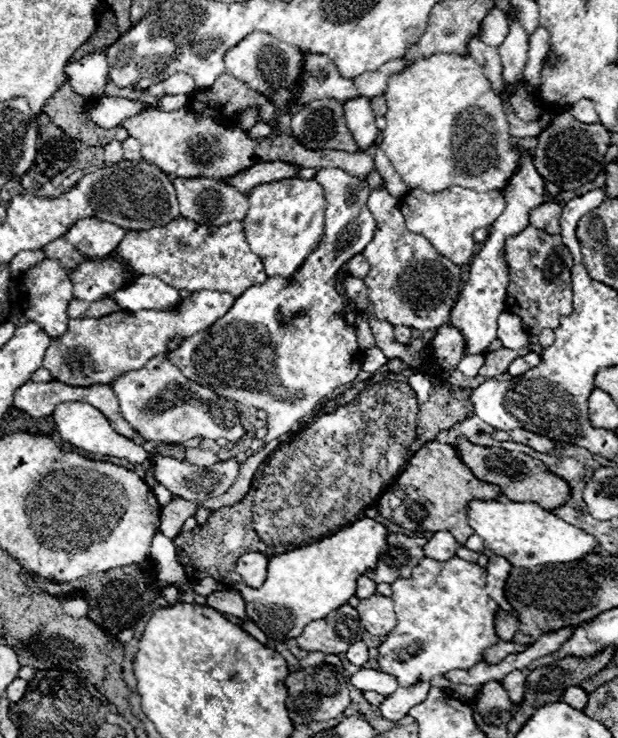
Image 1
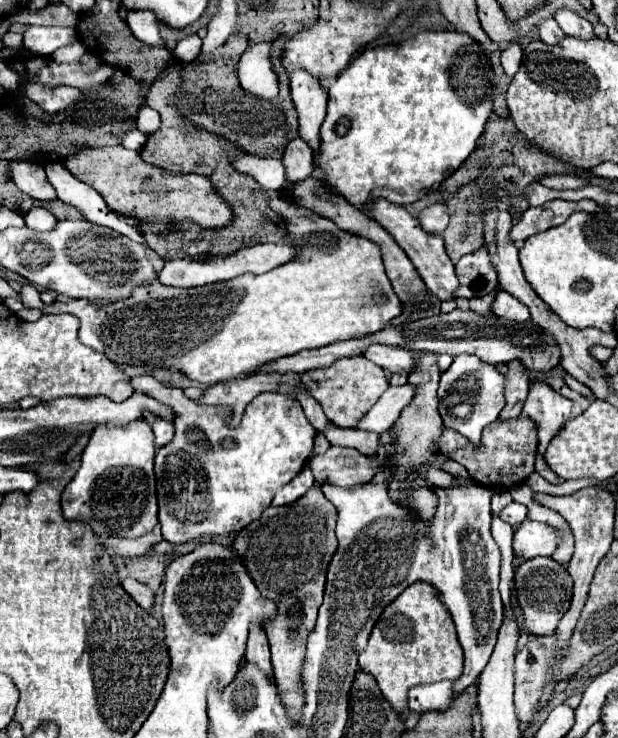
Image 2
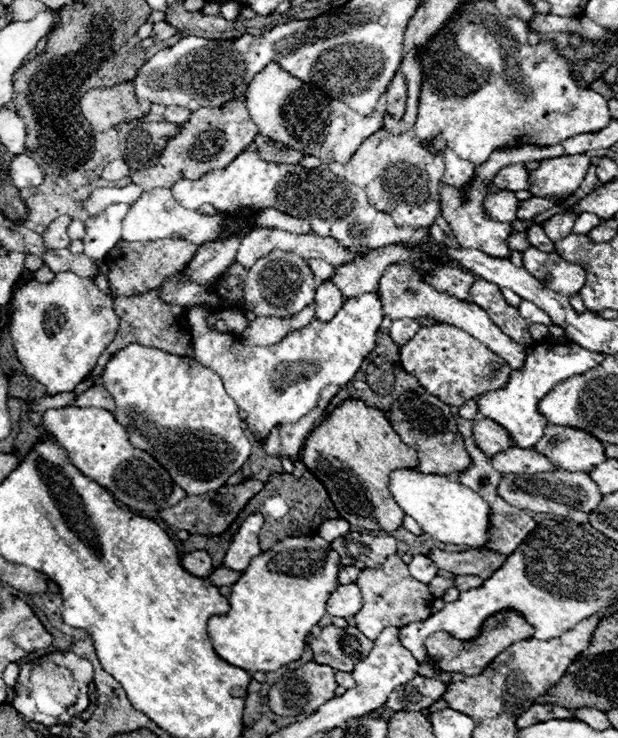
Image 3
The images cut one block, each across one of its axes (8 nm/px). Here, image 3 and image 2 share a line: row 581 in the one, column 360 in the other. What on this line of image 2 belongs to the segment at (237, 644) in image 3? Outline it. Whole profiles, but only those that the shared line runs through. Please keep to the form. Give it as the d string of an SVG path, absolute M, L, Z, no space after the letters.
M242 152L234 166L252 178L256 176L262 190L266 190L270 196L270 206L286 218L290 242L298 246L298 256L292 262L258 276L242 274L228 282L202 288L172 288L156 280L144 288L136 288L130 298L114 302L106 308L94 308L86 300L53 302L46 305L39 299L40 293L34 286L24 286L20 292L22 304L26 308L40 309L49 314L74 314L80 320L80 342L90 346L92 350L106 354L116 364L148 364L158 368L176 368L186 378L196 380L200 384L220 384L224 380L228 382L244 378L258 372L264 364L284 356L292 356L300 350L314 350L338 340L374 334L382 330L392 318L402 314L400 300L394 298L394 288L386 278L380 248L376 244L360 236L352 236L336 228L336 224L332 224L328 218L316 216L308 208L302 208L278 196L278 190L288 184L286 166L282 160L262 160L258 156Z

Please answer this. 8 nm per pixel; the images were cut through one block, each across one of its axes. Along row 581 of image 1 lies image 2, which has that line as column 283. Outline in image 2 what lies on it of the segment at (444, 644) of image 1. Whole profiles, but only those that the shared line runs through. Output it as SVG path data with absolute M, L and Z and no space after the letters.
M150 374L134 376L130 378L130 384L134 386L134 392L150 394L160 402L170 404L178 412L178 418L174 422L176 436L172 438L172 442L168 442L164 448L156 452L154 460L154 472L158 482L158 508L160 508L158 518L164 540L172 544L188 542L198 536L226 536L230 532L246 528L270 506L274 494L302 470L312 450L316 430L304 416L300 402L290 400L288 396L280 396L276 392L264 392L256 396L246 406L240 426L228 428L224 424L226 408L200 406L190 398L186 398L180 388L162 386Z

